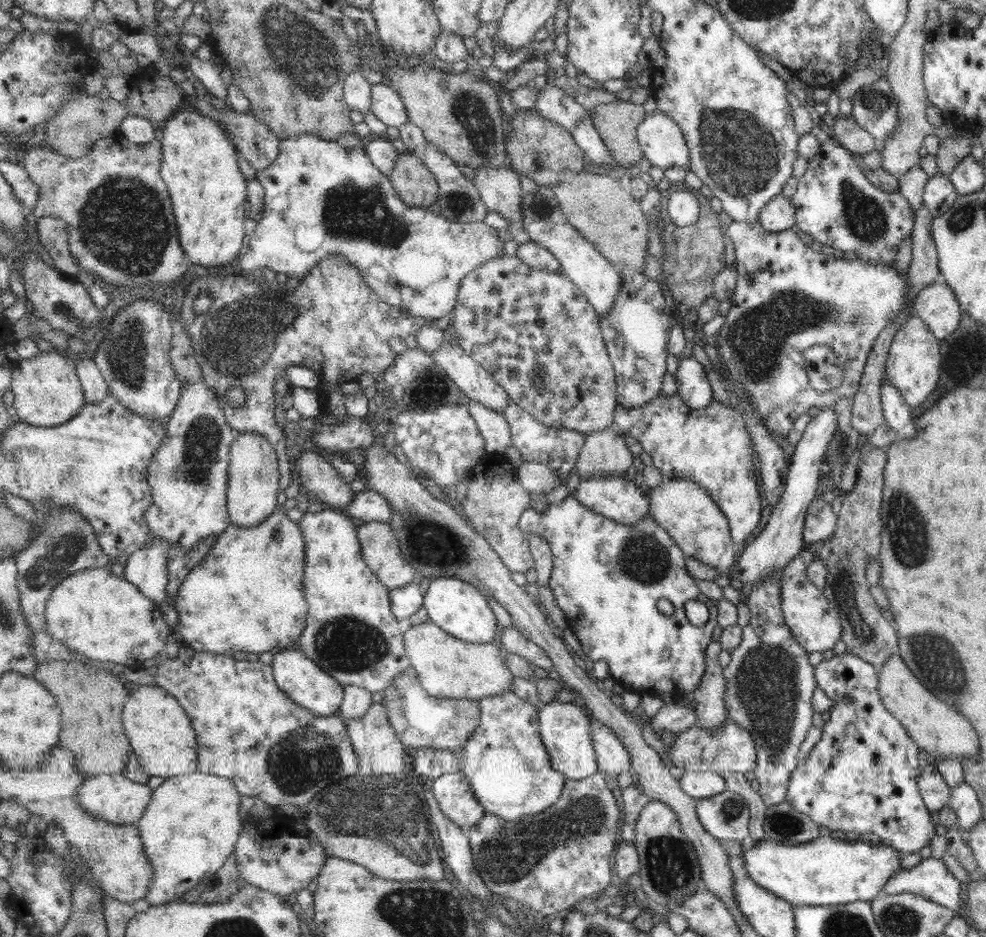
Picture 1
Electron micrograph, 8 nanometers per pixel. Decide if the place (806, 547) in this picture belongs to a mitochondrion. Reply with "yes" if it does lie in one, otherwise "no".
no

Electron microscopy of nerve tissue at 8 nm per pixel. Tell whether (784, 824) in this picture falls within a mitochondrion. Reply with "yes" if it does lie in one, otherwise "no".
yes

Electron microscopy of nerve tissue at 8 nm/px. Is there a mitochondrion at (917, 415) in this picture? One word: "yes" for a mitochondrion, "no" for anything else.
no

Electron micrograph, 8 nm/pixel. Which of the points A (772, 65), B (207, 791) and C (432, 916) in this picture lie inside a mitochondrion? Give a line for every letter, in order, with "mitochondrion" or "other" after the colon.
A: other
B: other
C: mitochondrion

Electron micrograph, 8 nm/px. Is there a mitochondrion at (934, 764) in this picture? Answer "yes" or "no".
no

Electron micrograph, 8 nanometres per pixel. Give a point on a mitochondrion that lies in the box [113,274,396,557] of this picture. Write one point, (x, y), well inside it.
(240, 339)

